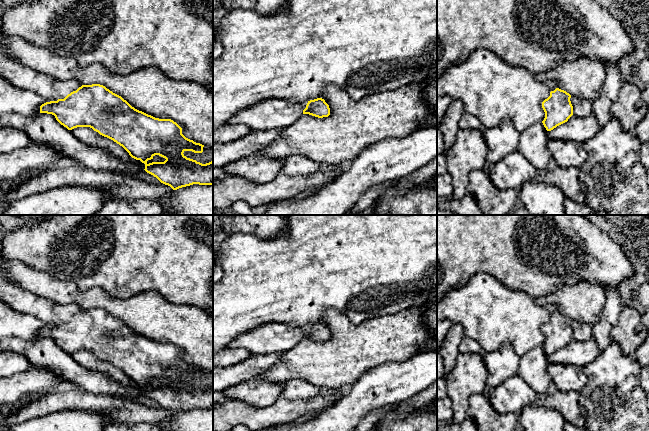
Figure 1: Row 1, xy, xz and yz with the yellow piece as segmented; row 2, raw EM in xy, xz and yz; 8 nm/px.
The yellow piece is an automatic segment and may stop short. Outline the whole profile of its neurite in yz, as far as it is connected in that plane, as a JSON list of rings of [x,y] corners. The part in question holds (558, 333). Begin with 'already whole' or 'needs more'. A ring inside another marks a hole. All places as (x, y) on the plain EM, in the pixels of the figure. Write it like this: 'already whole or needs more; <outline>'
needs more; [[[552,304],[546,306],[550,312],[550,320],[542,326],[545,342],[542,345],[547,355],[565,347],[573,339],[571,319],[562,314],[560,309]]]

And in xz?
needs more; [[[271,322],[237,336],[227,347],[242,348],[252,355],[265,356],[270,353],[287,352],[303,338],[318,342],[328,341],[330,332],[322,322],[305,327],[291,327],[283,323]]]

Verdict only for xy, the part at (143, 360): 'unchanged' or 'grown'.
grown

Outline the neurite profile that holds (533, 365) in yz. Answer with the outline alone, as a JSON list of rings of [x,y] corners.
[[[538,346],[520,357],[518,375],[537,394],[546,393],[552,382],[547,367],[547,354]]]

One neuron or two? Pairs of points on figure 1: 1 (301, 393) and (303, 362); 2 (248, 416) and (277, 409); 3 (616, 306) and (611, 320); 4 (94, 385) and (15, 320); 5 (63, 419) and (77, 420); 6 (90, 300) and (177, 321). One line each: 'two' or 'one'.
1: two
2: one
3: one
4: two
5: one
6: one

